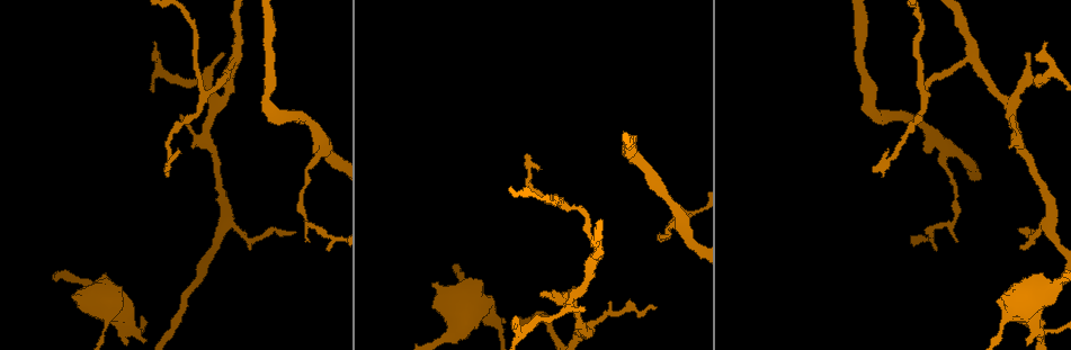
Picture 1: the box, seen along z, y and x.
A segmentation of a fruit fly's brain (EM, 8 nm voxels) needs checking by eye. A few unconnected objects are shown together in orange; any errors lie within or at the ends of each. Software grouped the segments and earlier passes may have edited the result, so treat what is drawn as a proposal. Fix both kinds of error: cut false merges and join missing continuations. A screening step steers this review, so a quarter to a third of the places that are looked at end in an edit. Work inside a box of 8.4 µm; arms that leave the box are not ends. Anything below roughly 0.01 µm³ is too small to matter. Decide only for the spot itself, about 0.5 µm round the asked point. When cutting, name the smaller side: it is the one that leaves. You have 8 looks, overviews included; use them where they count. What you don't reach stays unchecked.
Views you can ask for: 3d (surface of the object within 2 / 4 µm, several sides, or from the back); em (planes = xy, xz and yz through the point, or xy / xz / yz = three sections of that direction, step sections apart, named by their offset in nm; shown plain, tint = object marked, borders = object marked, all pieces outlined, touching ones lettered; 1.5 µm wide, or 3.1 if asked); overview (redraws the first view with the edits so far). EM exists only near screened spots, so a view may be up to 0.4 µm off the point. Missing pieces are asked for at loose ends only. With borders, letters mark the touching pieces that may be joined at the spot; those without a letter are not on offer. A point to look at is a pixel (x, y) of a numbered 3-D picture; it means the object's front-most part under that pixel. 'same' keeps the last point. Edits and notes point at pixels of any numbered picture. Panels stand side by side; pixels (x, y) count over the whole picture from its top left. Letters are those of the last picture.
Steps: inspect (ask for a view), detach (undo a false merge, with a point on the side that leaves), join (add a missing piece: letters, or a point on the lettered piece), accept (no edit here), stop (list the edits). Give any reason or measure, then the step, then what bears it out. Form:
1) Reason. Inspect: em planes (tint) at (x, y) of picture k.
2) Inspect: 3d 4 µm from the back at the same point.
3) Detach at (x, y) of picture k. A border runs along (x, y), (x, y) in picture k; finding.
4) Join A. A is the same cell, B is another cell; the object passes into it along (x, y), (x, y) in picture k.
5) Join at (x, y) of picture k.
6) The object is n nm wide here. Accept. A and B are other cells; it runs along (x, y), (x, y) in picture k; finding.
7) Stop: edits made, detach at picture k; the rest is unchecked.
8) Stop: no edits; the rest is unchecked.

Free end. Inspect: em yz step 8 (tint) at (516, 327) of picture 1.

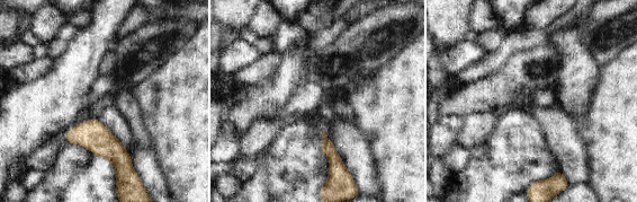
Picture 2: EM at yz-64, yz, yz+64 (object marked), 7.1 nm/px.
Inspect: em planes (borders) at the same point.

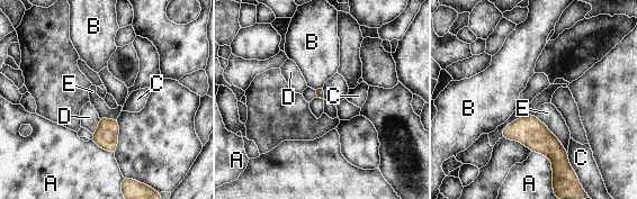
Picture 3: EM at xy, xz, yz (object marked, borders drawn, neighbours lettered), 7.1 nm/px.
The longest contact is with E, 360 nm. Accept. A, B, C, D and E are other cells; no lettered piece goes on from it.

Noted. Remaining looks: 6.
Branch stops here. Inspect: 3d 4 µm at (1011, 116) of picture 1.

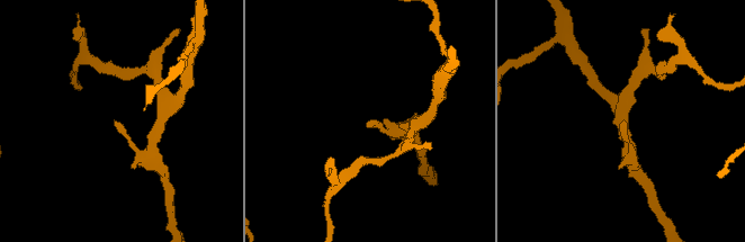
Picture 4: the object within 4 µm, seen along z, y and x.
Now the EM. Inspect: em planes (tint) at (114, 121) of picture 4.

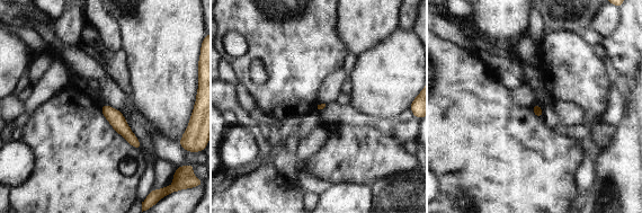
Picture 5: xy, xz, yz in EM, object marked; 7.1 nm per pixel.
Inspect: em planes (borders) at the same point.

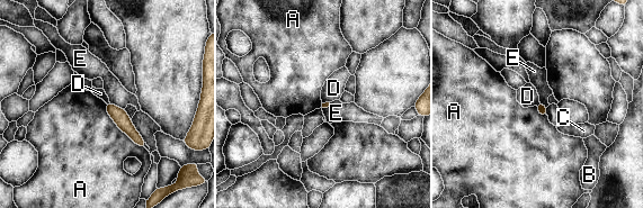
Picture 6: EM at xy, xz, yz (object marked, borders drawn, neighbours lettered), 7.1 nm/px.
Accept. A, B, C, D and E are other cells; it runs along (108, 106), (142, 144) in picture 6; none of them fits.

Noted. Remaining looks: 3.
Thick turns thin. Inspect: 3d 4 µm at (1050, 220) of picture 1.

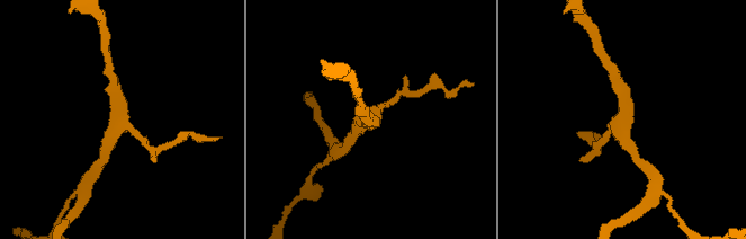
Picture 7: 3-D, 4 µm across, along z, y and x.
Inspect: em planes (tint) at (117, 122) of picture 7.

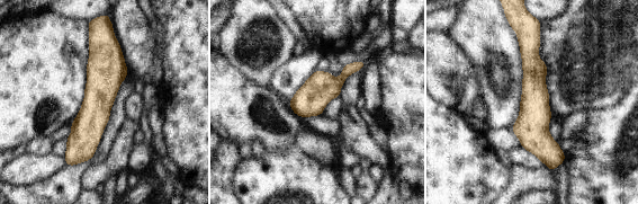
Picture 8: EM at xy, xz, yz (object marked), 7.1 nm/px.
Inspect: em planes (borders) at the same point.

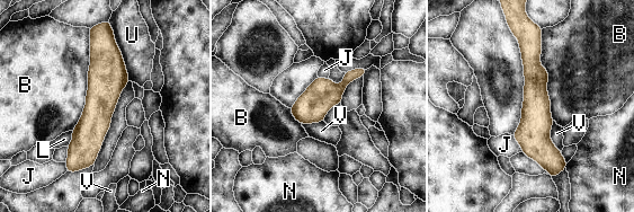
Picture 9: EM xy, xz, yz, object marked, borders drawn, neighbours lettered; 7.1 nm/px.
The object is 240 nm wide here. Accept. B, J, L, N, U and V are other cells; a border runs along (553, 120), (551, 141), (561, 152) in picture 9; all the same neuron.

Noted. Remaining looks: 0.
Stop: no edits; the rest is unchecked.

